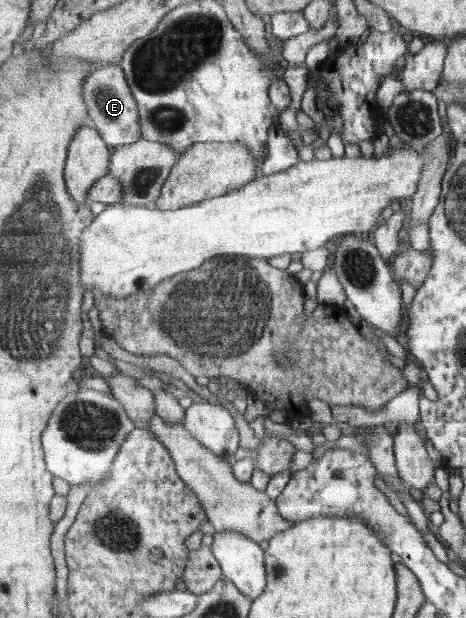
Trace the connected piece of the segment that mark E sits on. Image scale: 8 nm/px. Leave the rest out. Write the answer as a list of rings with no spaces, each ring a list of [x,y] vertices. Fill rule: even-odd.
[[[106,64],[97,68],[86,80],[84,99],[89,108],[90,124],[99,131],[107,144],[116,148],[119,145],[131,145],[143,138],[139,105],[128,85],[123,67]]]

